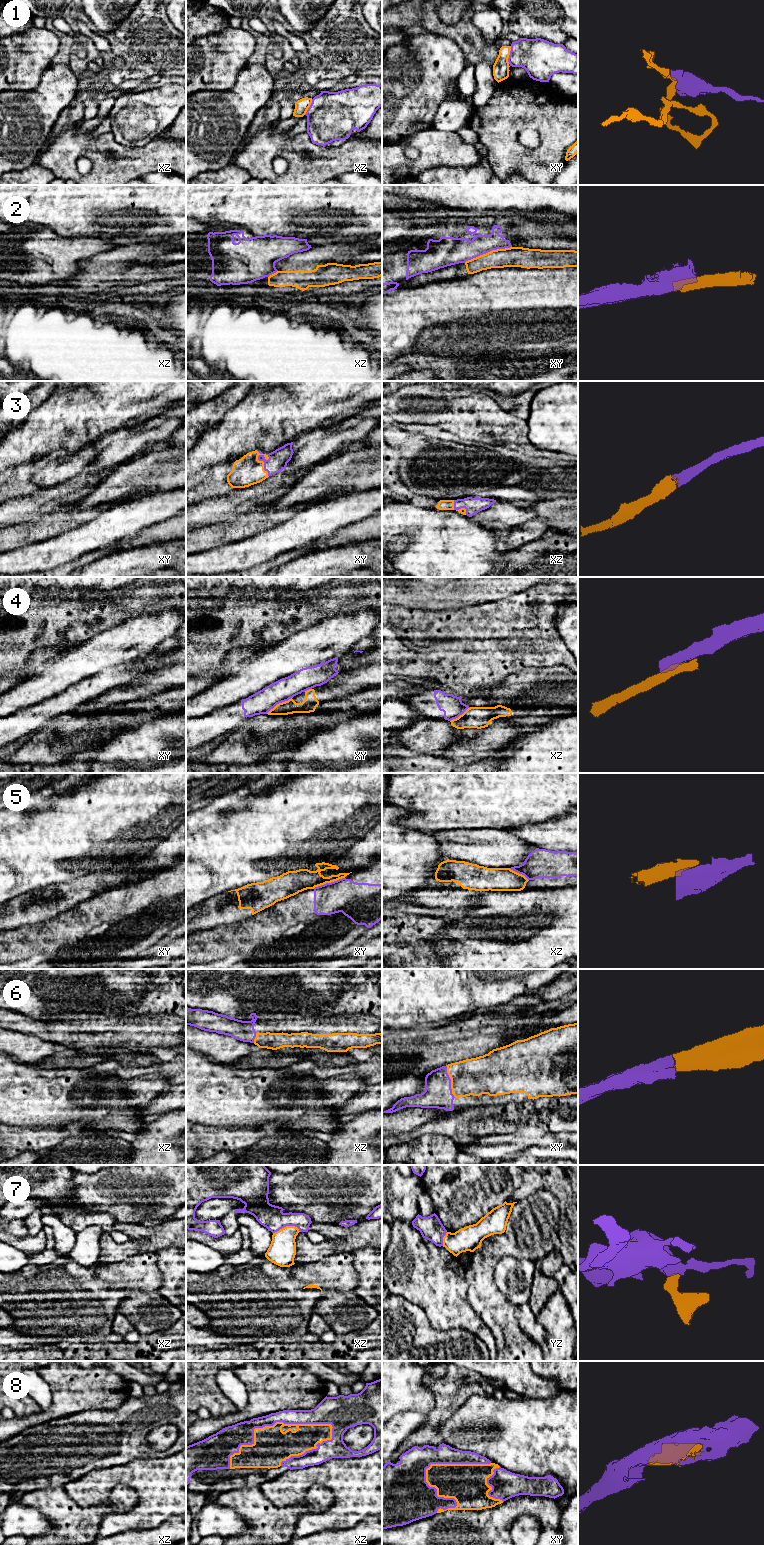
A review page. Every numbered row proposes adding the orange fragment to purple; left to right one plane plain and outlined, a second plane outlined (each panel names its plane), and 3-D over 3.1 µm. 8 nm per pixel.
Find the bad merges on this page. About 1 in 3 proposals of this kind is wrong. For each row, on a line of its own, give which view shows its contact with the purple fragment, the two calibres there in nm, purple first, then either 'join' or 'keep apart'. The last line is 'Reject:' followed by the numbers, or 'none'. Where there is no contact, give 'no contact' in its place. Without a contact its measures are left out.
1: xy | 300/130 nm | keep apart
2: xy | 200/160 nm | keep apart
3: xy | 160/240 nm | join
4: xy | 180/120 nm | keep apart
5: xy | 280/180 nm | keep apart
6: xy | 220/300 nm | join
7: xz | 190/220 nm | keep apart
8: xz | 180/300 nm | join
Reject: 1, 2, 4, 5, 7

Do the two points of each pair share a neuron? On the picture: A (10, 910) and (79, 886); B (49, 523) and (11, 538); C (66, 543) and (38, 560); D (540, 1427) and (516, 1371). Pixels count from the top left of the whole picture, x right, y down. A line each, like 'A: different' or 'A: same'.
A: same
B: same
C: same
D: different

